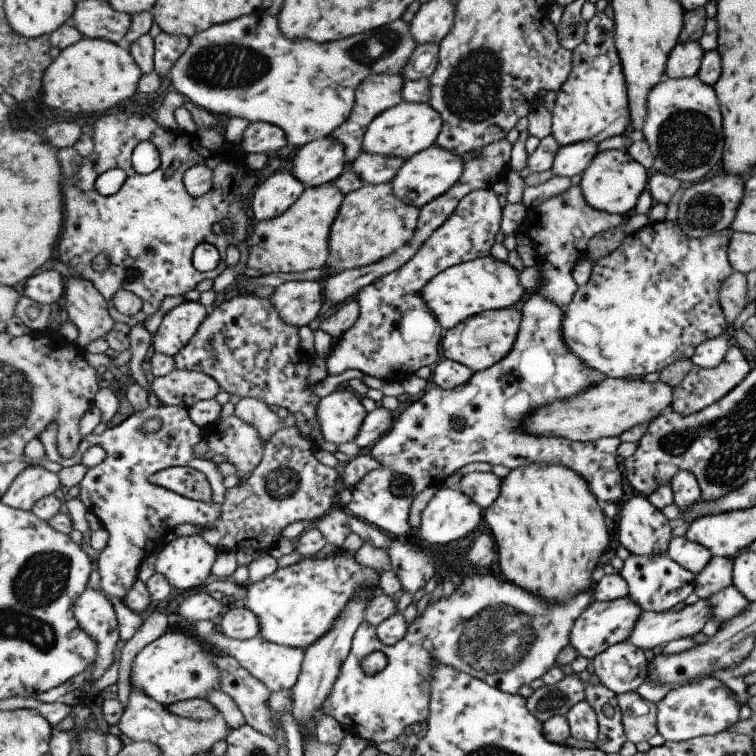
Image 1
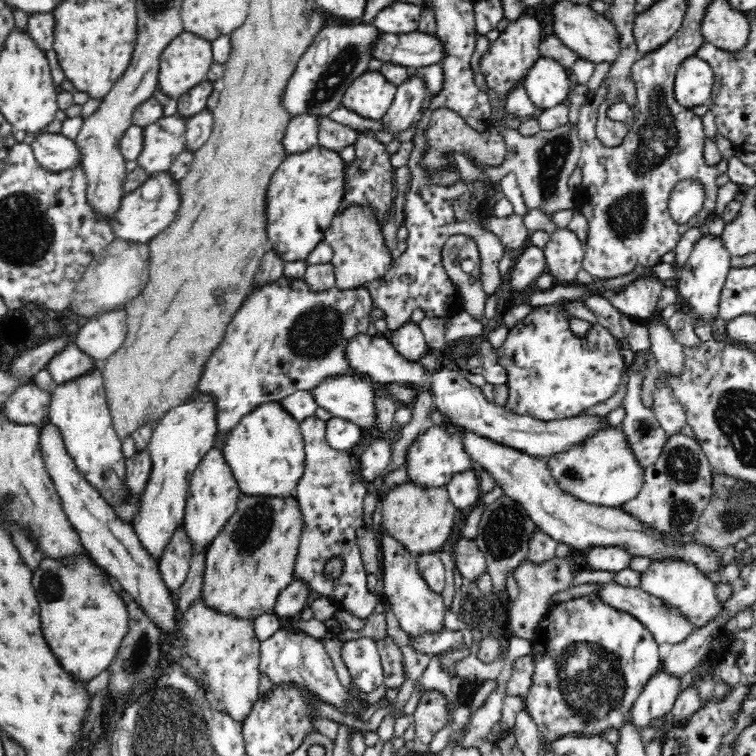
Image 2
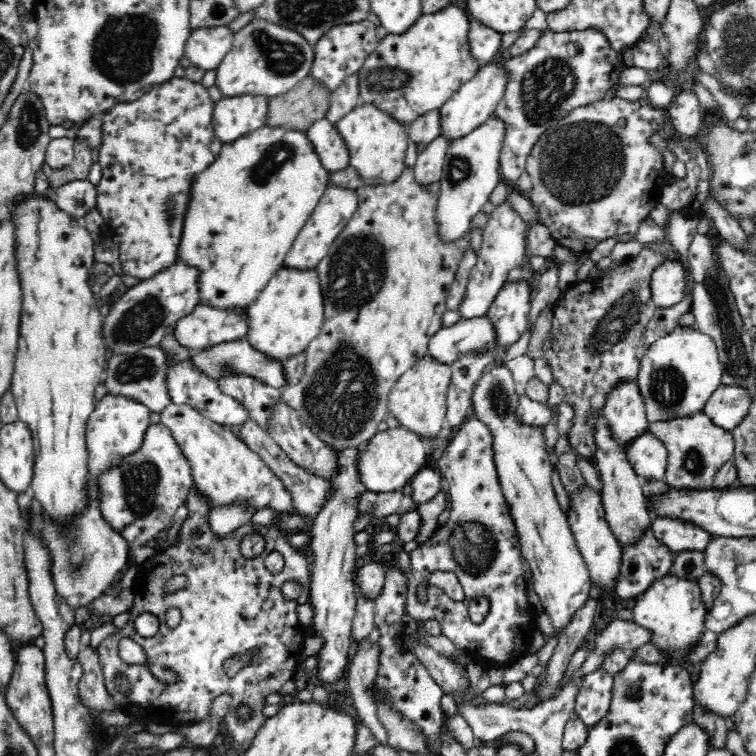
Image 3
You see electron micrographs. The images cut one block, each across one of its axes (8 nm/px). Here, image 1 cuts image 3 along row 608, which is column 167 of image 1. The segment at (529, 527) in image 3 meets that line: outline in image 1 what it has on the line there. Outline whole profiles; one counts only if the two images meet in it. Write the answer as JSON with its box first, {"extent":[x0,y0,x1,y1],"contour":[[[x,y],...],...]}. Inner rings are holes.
{"extent":[155,535,218,590],"contour":[[[203,535],[177,537],[158,550],[155,570],[167,576],[172,588],[193,590],[212,575],[218,554]]]}

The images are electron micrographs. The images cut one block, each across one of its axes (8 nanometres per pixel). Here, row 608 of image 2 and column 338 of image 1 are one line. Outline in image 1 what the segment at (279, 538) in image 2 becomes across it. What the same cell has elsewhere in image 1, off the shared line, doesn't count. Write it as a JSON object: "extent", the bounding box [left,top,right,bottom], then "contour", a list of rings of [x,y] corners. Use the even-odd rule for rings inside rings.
{"extent":[327,183,420,274],"contour":[[[365,183],[360,190],[345,196],[337,221],[333,222],[327,266],[341,274],[347,269],[375,265],[407,246],[416,237],[419,222],[420,209],[397,198],[391,183]]]}

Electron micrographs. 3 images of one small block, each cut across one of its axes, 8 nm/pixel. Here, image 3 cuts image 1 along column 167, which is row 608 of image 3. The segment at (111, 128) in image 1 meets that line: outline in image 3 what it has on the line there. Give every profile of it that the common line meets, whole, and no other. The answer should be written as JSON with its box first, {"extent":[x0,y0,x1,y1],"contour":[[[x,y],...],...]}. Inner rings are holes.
{"extent":[94,490,311,752],"contour":[[[195,490],[188,496],[186,502],[188,508],[188,518],[184,520],[182,528],[180,528],[178,536],[178,544],[163,549],[161,553],[154,554],[148,560],[143,562],[139,567],[137,577],[137,587],[134,590],[134,604],[128,610],[130,619],[126,622],[124,628],[117,629],[112,636],[108,636],[97,648],[94,653],[98,657],[98,663],[102,667],[105,676],[106,691],[110,696],[114,697],[119,710],[126,714],[132,714],[138,720],[144,720],[148,724],[156,728],[165,727],[176,730],[181,725],[196,723],[204,720],[210,714],[212,701],[220,694],[230,694],[231,703],[228,712],[223,716],[222,724],[227,725],[228,734],[230,734],[231,742],[238,748],[238,752],[245,751],[251,744],[252,739],[256,736],[260,727],[264,724],[266,716],[263,714],[265,708],[265,698],[274,692],[278,693],[282,686],[292,679],[294,672],[302,658],[302,648],[304,648],[304,640],[308,637],[309,627],[300,623],[298,620],[298,612],[296,608],[300,604],[310,604],[310,585],[311,585],[311,565],[308,564],[306,556],[296,549],[290,543],[290,536],[283,528],[271,524],[260,526],[260,524],[248,524],[237,528],[230,534],[216,534],[210,527],[210,512],[212,503],[202,493]],[[199,528],[202,536],[193,538],[190,532]],[[252,532],[264,534],[266,539],[266,550],[262,552],[260,558],[254,558],[253,561],[247,561],[244,556],[240,555],[238,541],[244,536]],[[272,552],[280,552],[284,557],[284,567],[278,574],[272,574],[264,560]],[[174,576],[186,576],[186,587],[164,596],[164,584],[174,578]],[[287,581],[297,581],[301,585],[301,595],[294,600],[284,597],[281,587]],[[169,612],[179,612],[182,614],[182,620],[176,628],[168,628],[166,626],[166,614]],[[143,613],[150,613],[159,619],[159,631],[152,637],[142,637],[136,631],[134,623],[137,617]],[[128,637],[142,646],[146,653],[147,662],[153,662],[158,666],[167,666],[174,672],[179,674],[179,679],[174,684],[166,684],[158,681],[156,677],[152,677],[148,665],[144,664],[128,664],[124,662],[119,655],[118,640]],[[252,648],[258,648],[257,657],[251,659],[245,664],[234,677],[229,678],[224,671],[224,662],[236,654],[243,655]],[[123,672],[131,682],[131,693],[124,695],[116,691],[114,685],[114,674]],[[240,706],[248,706],[252,710],[252,718],[248,718],[246,722],[240,722],[236,718],[236,710]]]}

